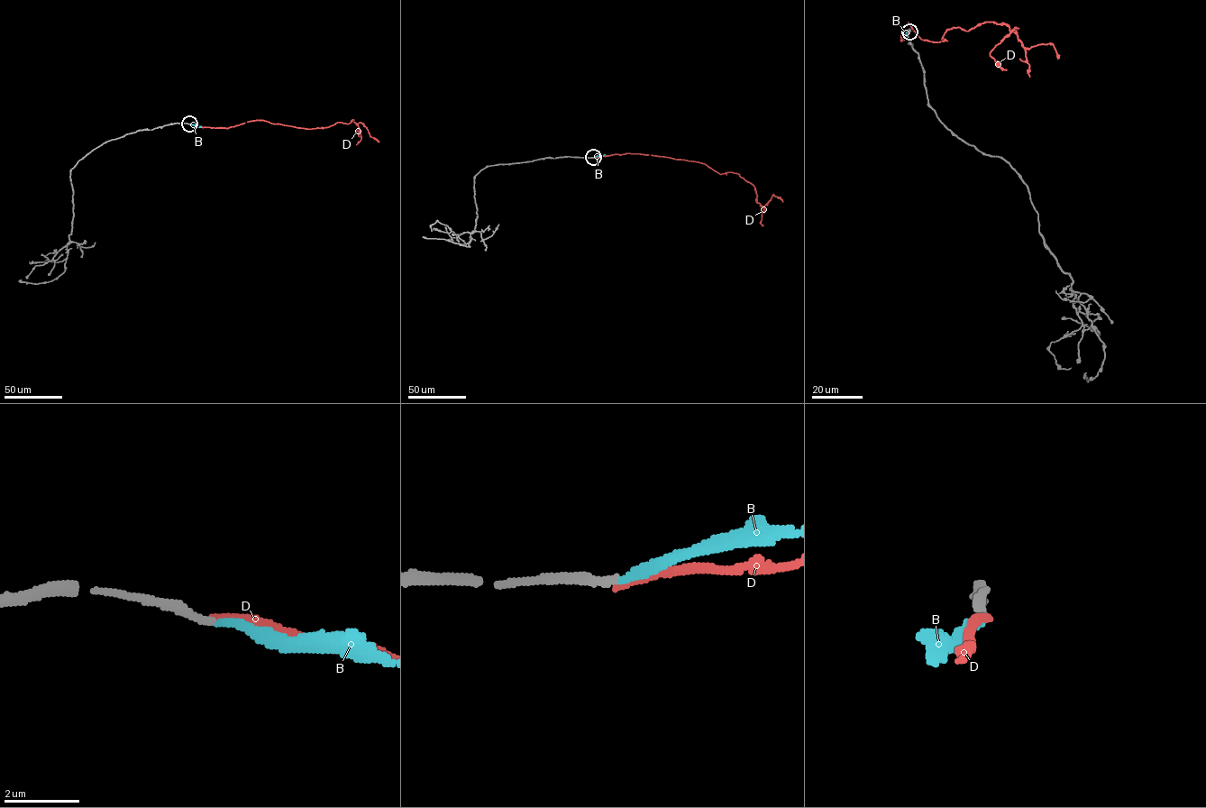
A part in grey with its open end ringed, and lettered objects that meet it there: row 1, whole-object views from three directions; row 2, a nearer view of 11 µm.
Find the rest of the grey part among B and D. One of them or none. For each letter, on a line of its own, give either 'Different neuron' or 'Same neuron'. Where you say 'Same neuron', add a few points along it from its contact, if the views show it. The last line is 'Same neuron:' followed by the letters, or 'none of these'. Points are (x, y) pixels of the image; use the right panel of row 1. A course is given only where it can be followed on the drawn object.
B: Same neuron
D: Different neuron
Same neuron: B

